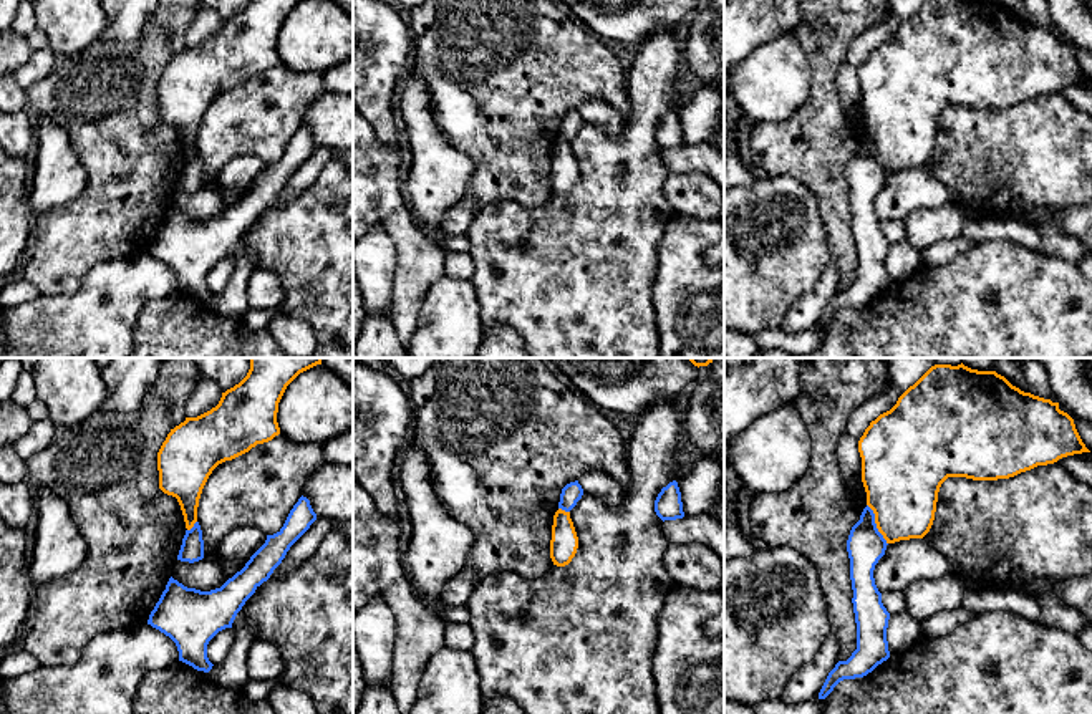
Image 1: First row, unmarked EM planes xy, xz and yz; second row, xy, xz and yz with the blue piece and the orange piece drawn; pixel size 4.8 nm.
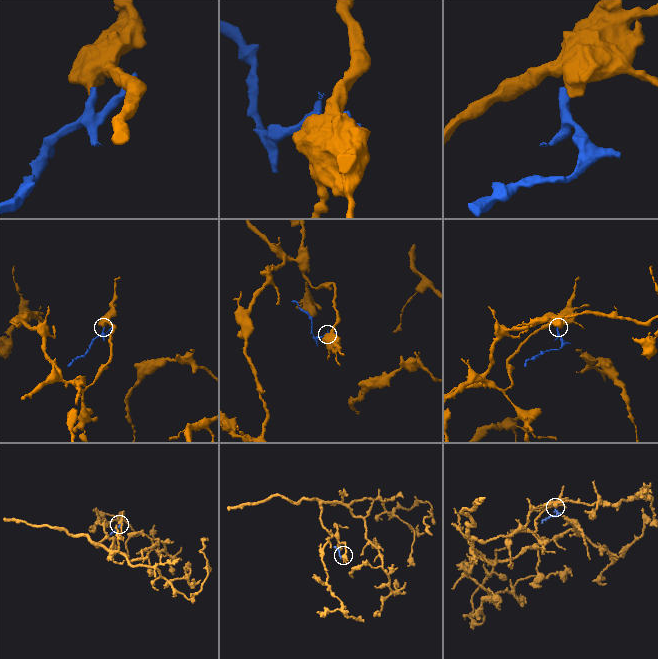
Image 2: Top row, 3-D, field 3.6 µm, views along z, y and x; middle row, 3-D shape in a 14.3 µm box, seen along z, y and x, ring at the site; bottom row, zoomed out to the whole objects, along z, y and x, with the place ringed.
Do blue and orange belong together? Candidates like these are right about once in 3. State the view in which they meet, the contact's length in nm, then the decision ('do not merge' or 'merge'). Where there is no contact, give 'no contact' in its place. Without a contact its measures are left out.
contact in yz; length 220 nm; do not merge

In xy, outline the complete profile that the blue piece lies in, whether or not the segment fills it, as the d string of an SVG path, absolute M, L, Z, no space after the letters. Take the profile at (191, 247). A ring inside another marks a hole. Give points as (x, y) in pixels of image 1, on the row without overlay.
M300 126L283 156L267 164L265 172L245 195L220 217L201 220L187 217L172 205L149 244L147 253L169 265L179 280L179 290L197 300L209 302L209 270L222 258L232 257L237 242L255 219L270 207L290 176L316 149L310 129Z

